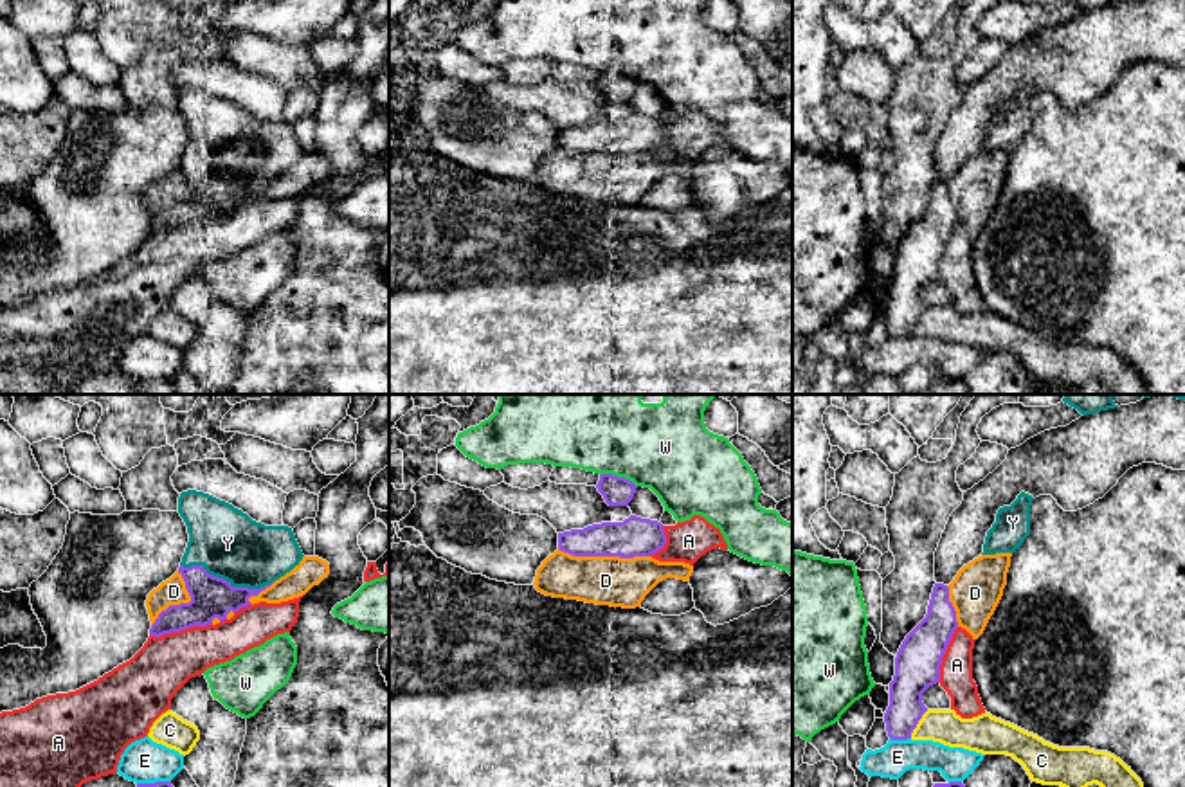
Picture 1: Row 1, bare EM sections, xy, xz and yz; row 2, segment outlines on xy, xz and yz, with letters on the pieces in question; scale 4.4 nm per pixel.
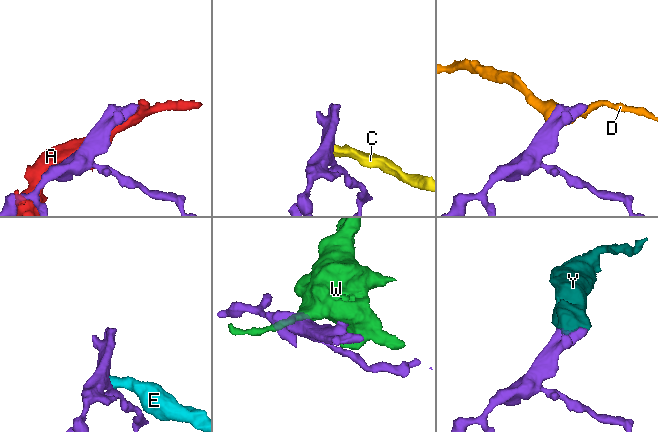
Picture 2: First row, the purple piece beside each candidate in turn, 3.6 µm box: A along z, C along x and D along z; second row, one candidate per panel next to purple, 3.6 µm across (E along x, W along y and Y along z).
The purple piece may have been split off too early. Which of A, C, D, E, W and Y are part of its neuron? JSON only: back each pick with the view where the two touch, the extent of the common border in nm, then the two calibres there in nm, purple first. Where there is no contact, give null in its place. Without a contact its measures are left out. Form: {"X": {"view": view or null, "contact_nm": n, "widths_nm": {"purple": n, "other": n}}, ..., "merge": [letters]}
{"Y": {"view": "xy", "contact_nm": 420, "widths_nm": {"purple": 190, "other": 300}}, "merge": ["Y"]}

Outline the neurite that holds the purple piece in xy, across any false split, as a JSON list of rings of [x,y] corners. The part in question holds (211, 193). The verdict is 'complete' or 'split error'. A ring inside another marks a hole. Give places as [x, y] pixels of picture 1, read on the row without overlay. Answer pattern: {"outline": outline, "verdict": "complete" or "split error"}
{"outline": [[[182,88],[178,110],[189,130],[178,169],[191,198],[162,207],[149,232],[227,216],[231,207],[252,202],[250,193],[290,169],[304,153],[292,124],[256,119],[209,90]]], "verdict": "split error"}

